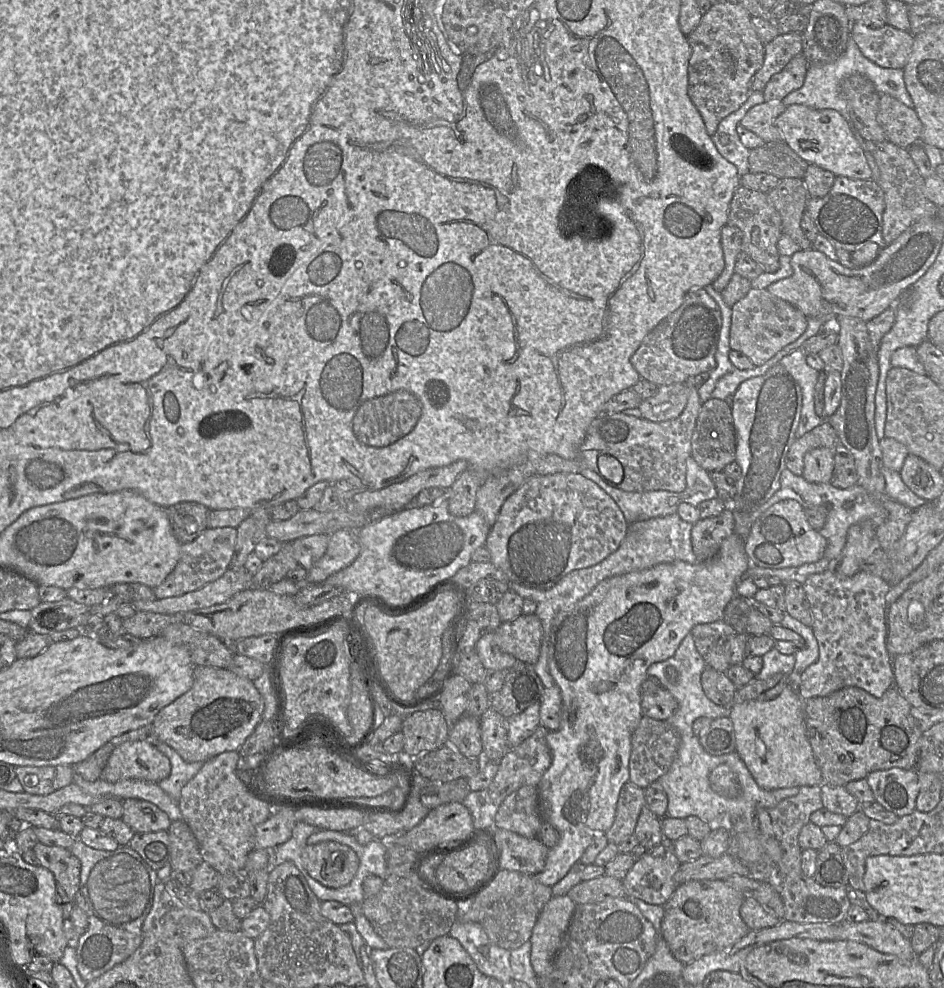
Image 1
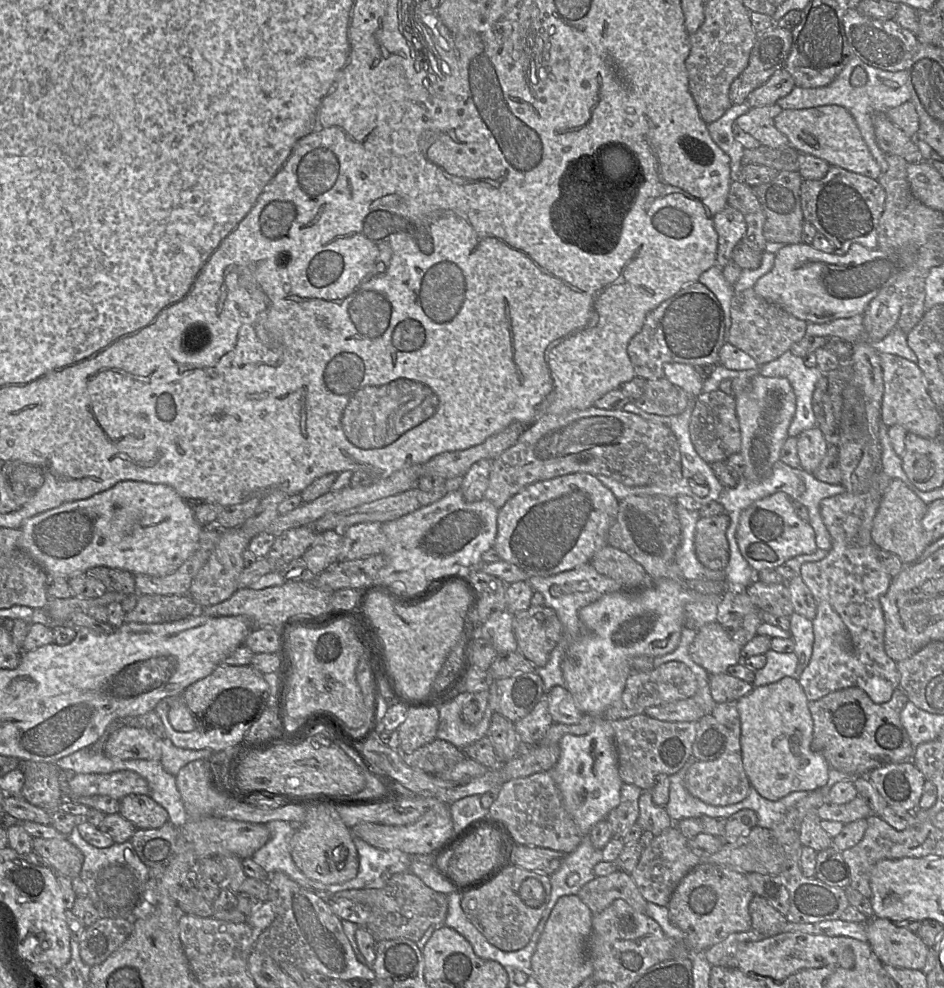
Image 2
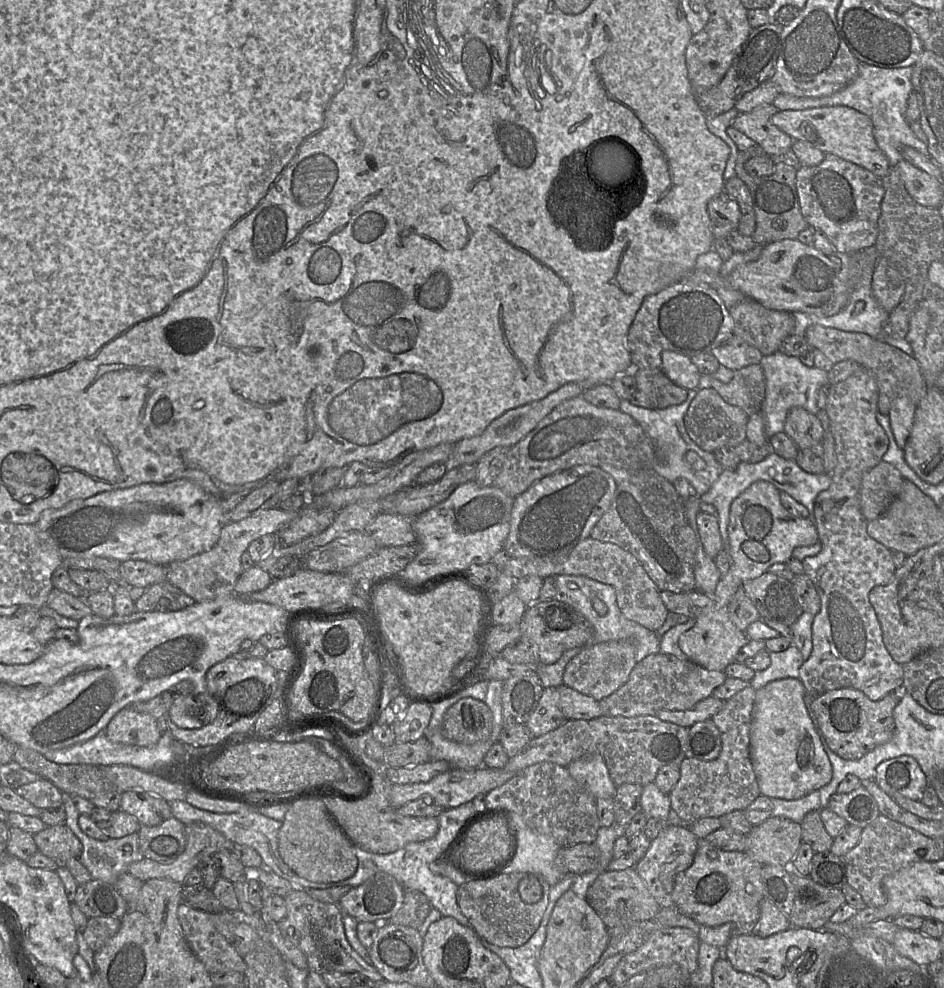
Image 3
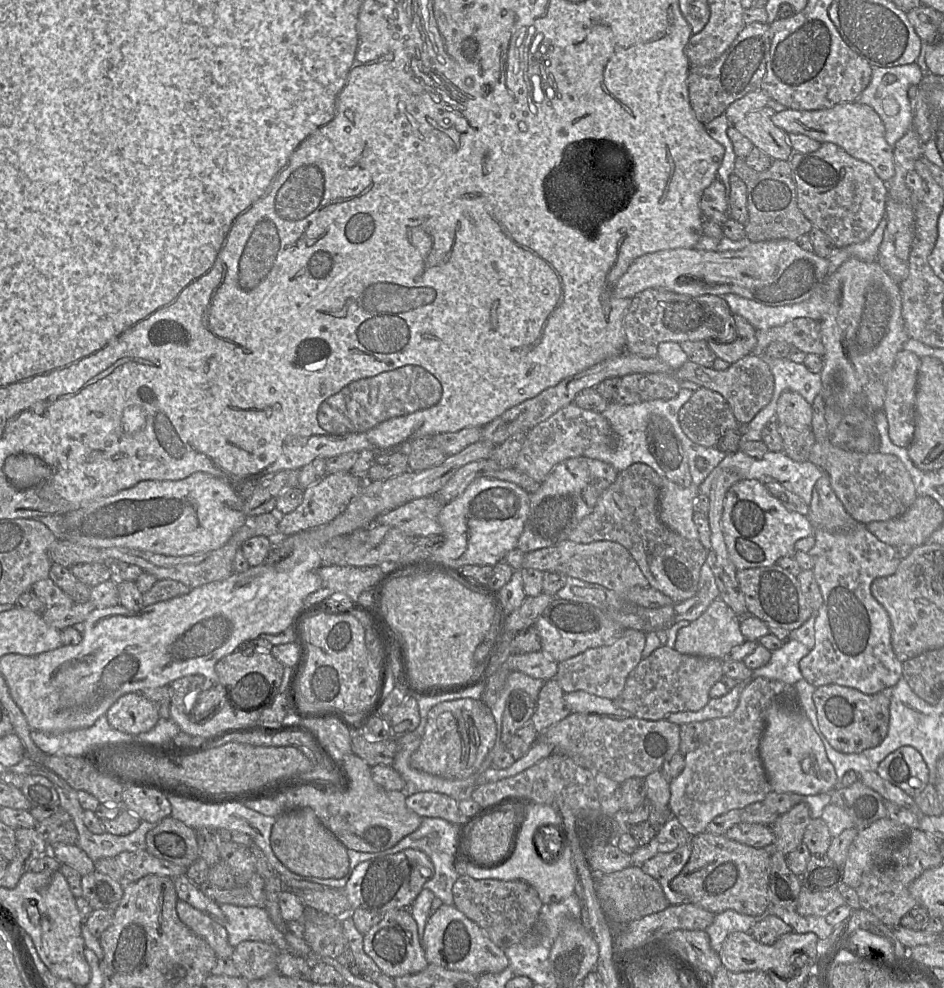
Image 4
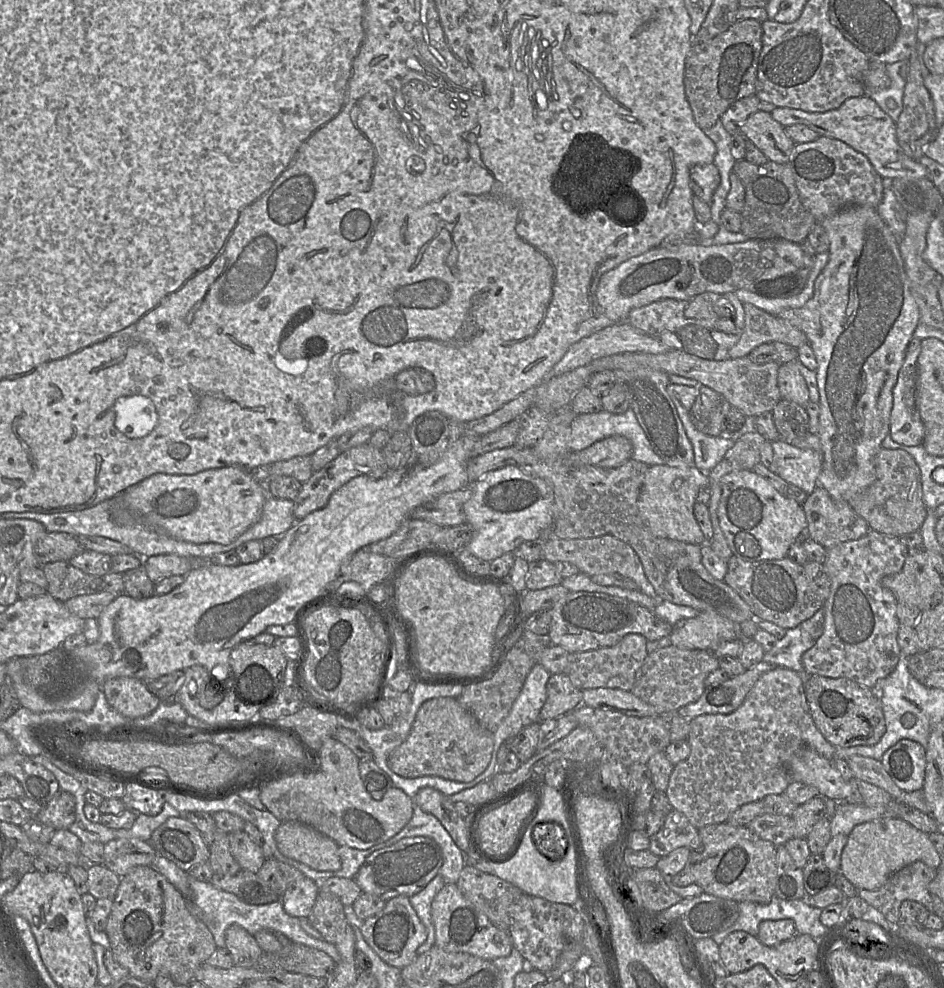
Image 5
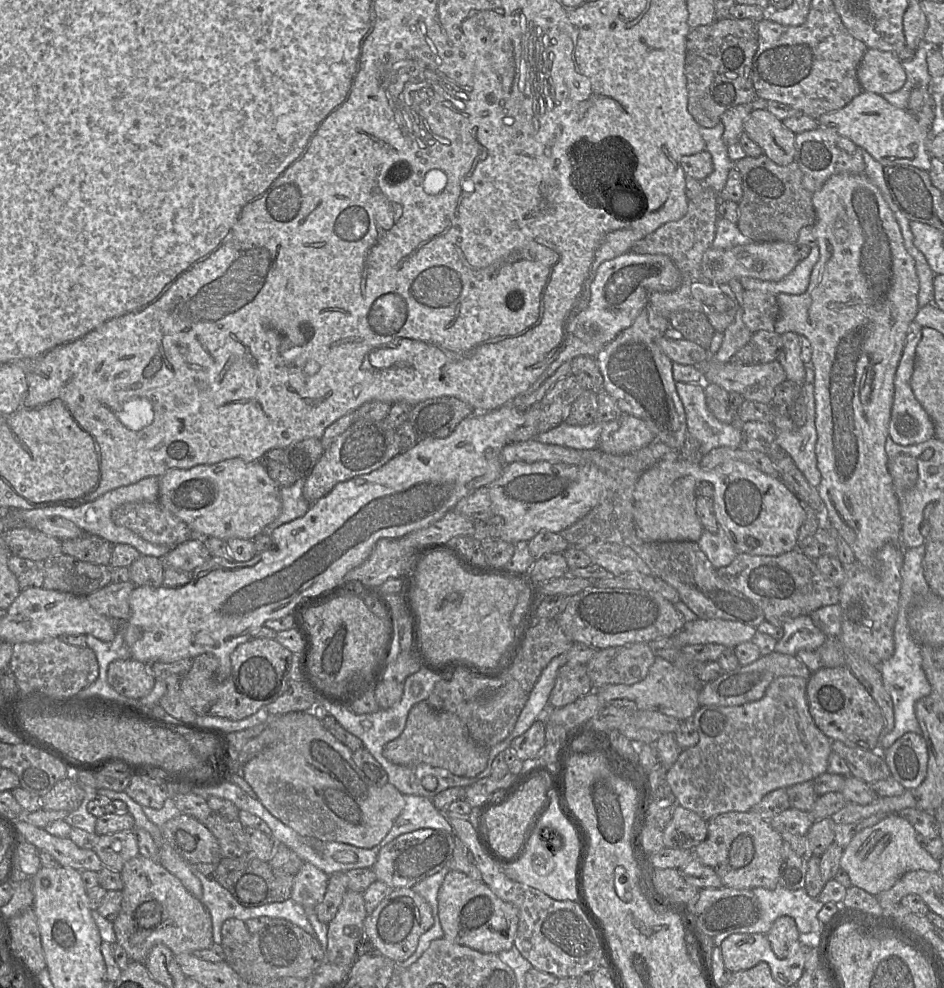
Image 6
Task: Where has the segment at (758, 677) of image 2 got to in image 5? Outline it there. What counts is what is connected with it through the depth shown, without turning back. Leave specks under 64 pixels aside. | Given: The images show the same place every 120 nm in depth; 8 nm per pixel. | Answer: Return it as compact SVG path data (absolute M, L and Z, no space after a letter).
M799 626L787 629L785 636L777 640L771 650L765 652L762 661L800 673L804 671L802 655L815 643L816 641Z

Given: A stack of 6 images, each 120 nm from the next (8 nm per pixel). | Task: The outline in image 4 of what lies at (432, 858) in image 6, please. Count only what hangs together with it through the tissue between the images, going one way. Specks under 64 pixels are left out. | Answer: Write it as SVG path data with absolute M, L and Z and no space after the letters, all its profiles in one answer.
M407 848L359 863L352 872L344 893L352 909L362 908L379 914L385 914L394 908L410 909L433 874L434 866L429 857L420 850Z

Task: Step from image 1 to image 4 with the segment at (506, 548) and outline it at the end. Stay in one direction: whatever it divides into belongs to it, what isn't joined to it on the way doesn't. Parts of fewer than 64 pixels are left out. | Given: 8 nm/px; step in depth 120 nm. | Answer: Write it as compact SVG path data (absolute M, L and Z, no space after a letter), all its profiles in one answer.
M586 456L558 463L540 487L530 493L529 513L517 548L526 554L567 540L570 532L593 511L599 496L616 480L618 473L612 465Z

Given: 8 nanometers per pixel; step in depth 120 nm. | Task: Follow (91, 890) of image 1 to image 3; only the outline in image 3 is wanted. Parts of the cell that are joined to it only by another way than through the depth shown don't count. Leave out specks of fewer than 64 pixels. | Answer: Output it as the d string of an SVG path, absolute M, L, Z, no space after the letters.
M62 793L62 806L66 813L65 824L77 836L83 846L79 860L90 872L92 879L101 880L114 885L118 877L128 871L128 867L131 863L144 858L139 848L138 832L134 832L122 838L108 838L105 841L96 840L86 835L79 827L78 820L80 813L75 807L71 795Z

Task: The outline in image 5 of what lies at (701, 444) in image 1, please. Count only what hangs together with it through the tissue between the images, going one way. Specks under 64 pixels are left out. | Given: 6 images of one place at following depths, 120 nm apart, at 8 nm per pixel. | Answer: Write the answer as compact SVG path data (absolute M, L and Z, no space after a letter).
M701 385L689 411L691 422L703 434L720 436L725 432L730 407L731 405L720 393Z

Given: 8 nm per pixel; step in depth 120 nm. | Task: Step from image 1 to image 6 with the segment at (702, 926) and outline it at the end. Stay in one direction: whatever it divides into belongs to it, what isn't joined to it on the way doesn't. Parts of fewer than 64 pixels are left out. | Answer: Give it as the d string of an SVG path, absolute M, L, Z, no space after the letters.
M750 811L727 812L708 820L707 829L707 838L694 848L694 856L715 870L723 887L774 890L778 886L784 840L769 821Z

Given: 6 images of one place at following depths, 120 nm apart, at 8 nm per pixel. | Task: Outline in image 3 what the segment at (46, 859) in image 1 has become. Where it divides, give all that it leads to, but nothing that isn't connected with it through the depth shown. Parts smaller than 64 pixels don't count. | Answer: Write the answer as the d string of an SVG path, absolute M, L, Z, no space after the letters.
M66 824L47 826L33 835L38 851L65 866L70 858L79 858L83 846Z

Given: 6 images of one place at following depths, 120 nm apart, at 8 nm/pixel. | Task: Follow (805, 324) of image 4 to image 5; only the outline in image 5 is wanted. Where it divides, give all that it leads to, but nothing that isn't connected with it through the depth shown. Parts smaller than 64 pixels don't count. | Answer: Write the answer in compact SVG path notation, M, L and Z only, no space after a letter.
M744 303L743 308L745 311L745 327L739 341L728 350L730 359L747 357L753 349L764 343L780 342L795 348L808 343L806 335L788 321L771 315L749 303Z

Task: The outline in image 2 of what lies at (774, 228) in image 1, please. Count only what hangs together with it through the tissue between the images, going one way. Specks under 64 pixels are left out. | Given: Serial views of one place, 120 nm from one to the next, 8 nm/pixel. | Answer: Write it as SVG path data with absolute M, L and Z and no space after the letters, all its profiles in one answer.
M741 179L732 180L728 194L728 205L740 211L746 222L746 233L742 241L758 253L766 250L767 240L763 235L765 214L753 187Z

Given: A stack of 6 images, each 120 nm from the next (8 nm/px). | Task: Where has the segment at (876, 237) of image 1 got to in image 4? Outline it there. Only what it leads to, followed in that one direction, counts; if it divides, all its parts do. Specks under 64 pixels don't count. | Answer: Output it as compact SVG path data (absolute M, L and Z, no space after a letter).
M824 142L814 152L793 152L789 159L796 184L797 204L812 225L823 231L836 248L866 241L885 216L888 185L875 173L873 167L848 154L832 142Z

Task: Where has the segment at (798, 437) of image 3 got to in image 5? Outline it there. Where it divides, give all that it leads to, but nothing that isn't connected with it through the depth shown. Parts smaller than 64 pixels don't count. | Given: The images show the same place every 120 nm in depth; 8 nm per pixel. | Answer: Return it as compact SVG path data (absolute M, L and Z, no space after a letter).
M796 361L779 364L778 387L780 399L805 408L809 401L809 391L805 379L800 374Z

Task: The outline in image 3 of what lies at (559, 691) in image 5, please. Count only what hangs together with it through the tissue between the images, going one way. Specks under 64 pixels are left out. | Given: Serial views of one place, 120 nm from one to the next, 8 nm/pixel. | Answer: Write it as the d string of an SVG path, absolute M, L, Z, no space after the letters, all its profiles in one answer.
M557 687L544 688L539 702L526 722L532 738L542 736L557 729L566 721L559 707Z

